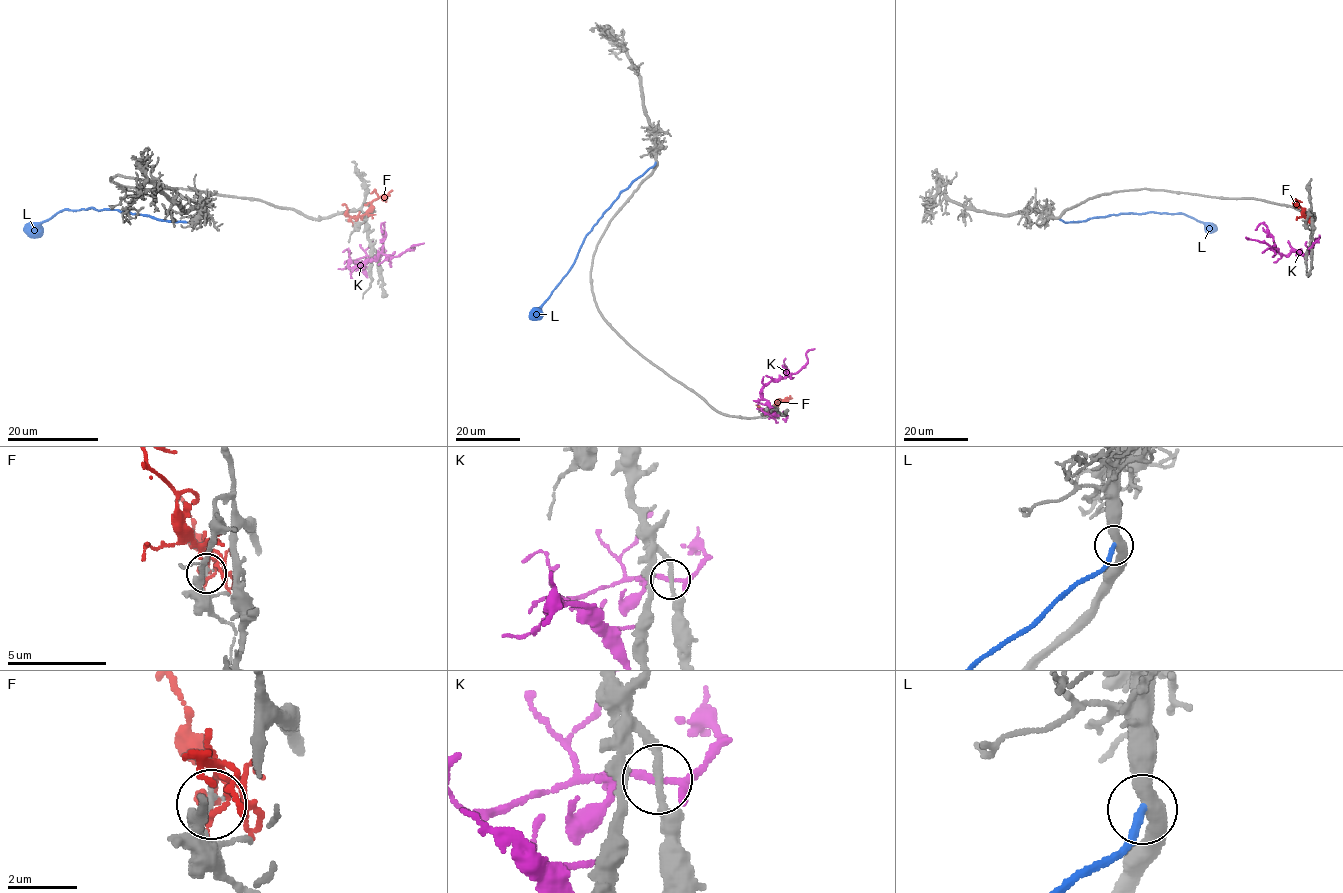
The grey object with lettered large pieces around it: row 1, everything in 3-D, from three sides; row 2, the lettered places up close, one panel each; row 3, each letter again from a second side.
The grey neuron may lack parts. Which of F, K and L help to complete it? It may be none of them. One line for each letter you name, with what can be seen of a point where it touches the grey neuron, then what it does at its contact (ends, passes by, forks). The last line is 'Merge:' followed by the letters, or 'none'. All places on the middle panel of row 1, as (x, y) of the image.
L: (656, 162) | it ends
Merge: L

